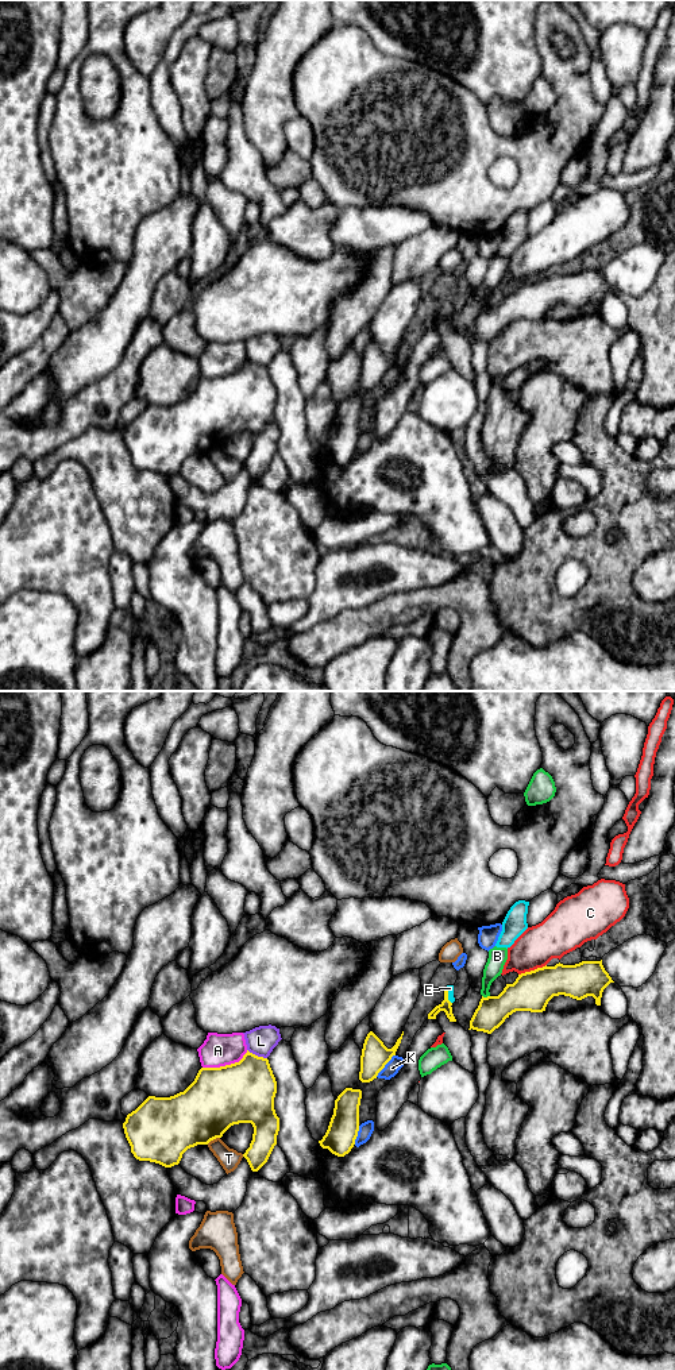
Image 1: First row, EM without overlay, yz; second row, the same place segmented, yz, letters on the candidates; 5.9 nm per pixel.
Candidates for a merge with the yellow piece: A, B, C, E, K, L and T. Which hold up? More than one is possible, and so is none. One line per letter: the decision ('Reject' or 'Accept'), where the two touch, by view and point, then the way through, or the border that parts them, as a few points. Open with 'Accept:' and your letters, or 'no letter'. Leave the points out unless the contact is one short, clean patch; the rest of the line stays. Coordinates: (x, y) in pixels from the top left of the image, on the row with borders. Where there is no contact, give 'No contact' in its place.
Accept: no letter
A: Reject. Touches yellow at yz (226, 1065)
B: Reject. Touches yellow at yz (488, 996)
C: Reject. Touches yellow at yz (532, 971)
E: Reject. Touches yellow at yz (447, 995)
K: Reject. Touches yellow at yz (385, 1064)
L: Reject. Touches yellow at yz (257, 1056)
T: Reject. Touches yellow at yz (212, 1139)

